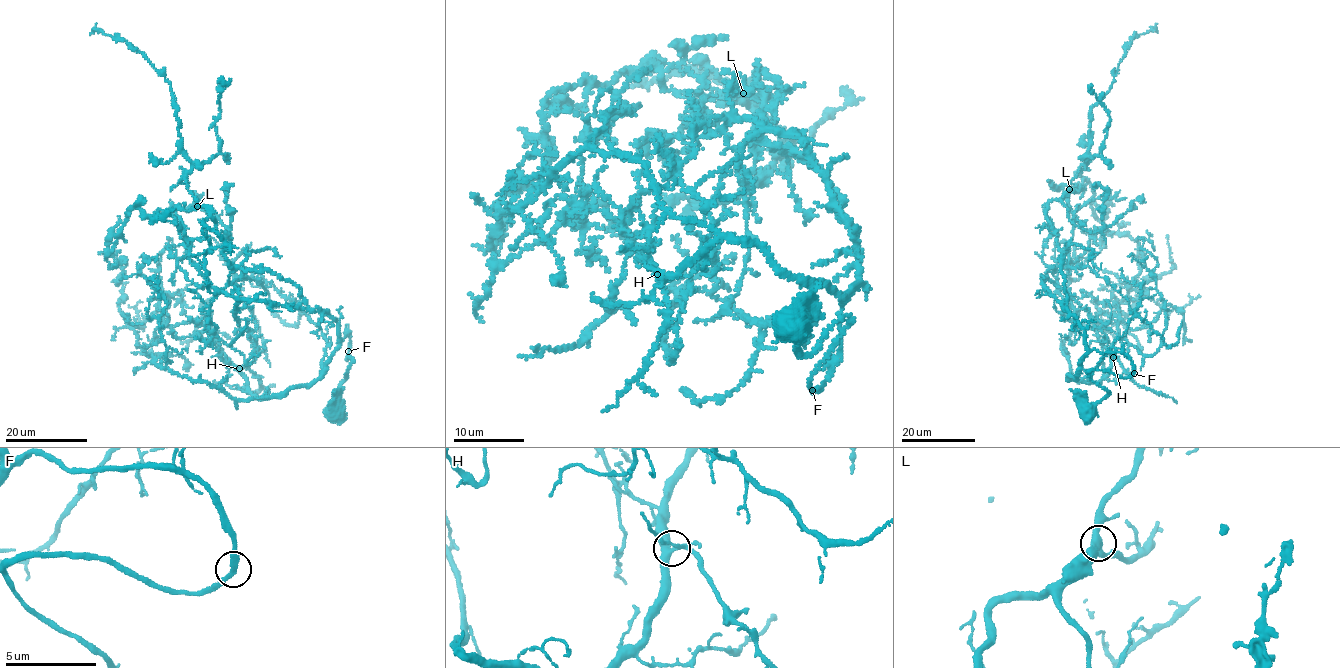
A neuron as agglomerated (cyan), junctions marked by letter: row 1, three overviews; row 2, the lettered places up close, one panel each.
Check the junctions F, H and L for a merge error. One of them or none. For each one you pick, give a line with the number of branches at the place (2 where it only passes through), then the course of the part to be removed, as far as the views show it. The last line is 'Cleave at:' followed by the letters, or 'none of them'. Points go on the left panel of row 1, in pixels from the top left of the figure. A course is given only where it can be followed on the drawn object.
Cleave at: none of them

